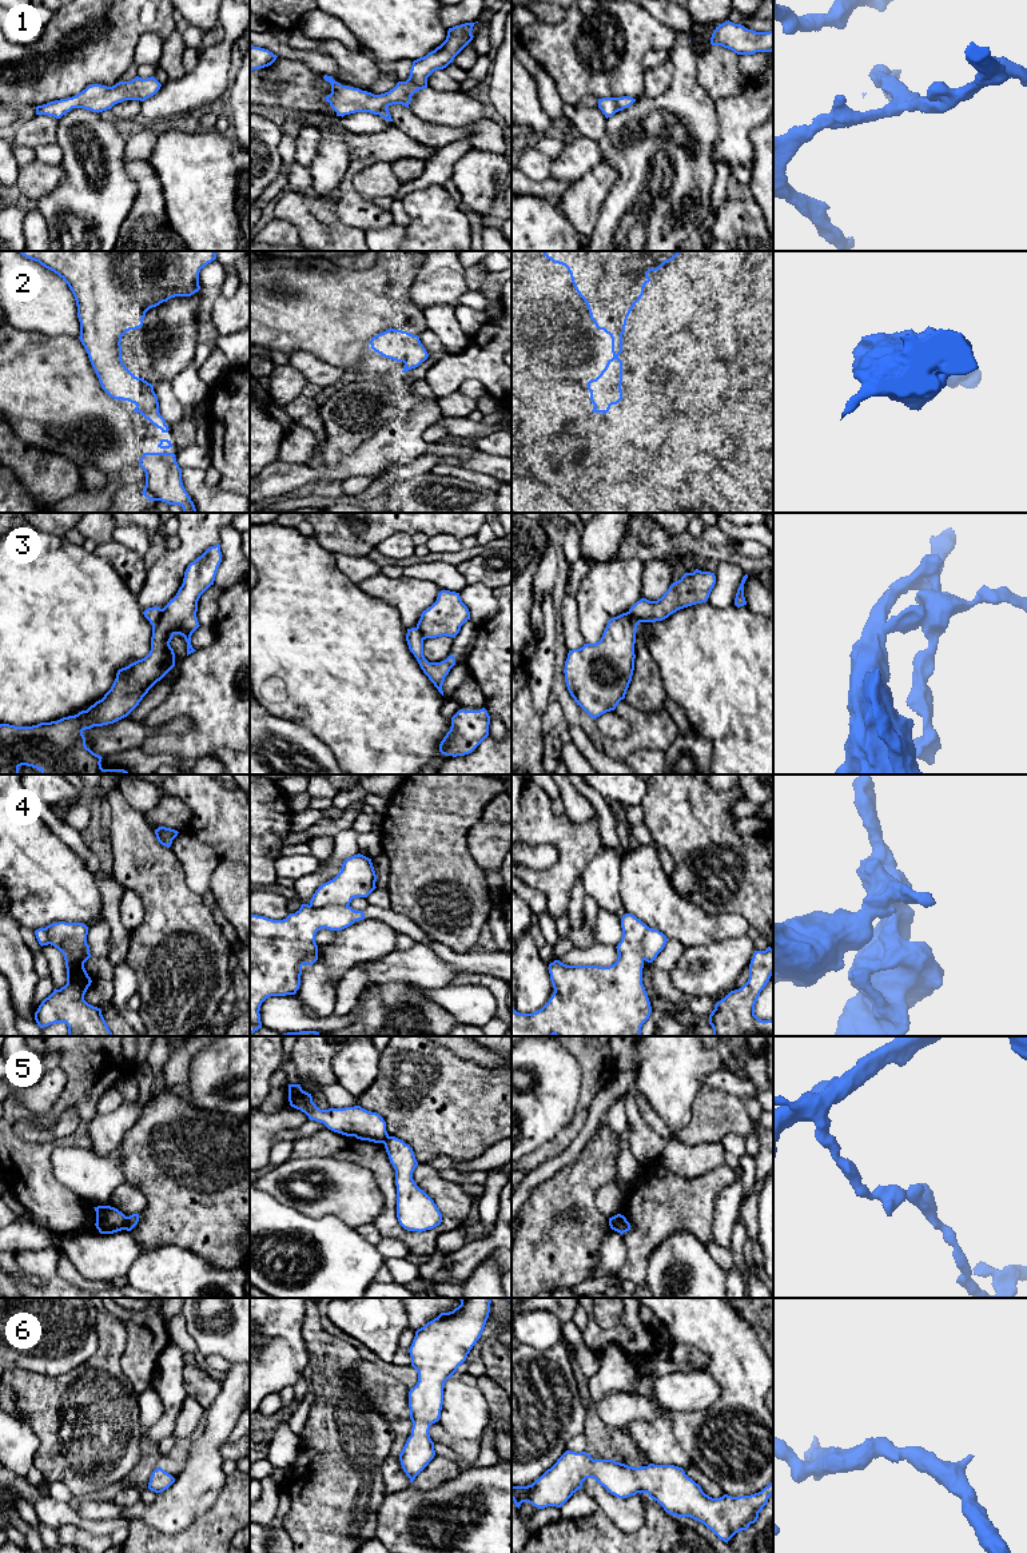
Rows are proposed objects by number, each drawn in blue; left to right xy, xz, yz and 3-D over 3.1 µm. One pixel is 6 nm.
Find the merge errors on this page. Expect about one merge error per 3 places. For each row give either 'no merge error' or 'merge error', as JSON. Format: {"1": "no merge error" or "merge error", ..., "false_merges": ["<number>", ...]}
{"1": "no merge error", "2": "no merge error", "3": "merge error", "4": "merge error", "5": "merge error", "6": "no merge error", "false_merges": ["3", "4", "5"]}

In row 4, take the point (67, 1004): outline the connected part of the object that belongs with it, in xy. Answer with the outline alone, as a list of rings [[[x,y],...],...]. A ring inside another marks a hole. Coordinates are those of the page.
[[[52,923],[45,927],[49,935],[49,944],[57,948],[65,960],[67,984],[45,997],[35,1012],[35,1020],[40,1028],[55,1023],[65,1023],[68,1036],[114,1036],[110,1031],[101,1010],[88,1004],[84,995],[92,980],[88,976],[84,963],[91,953],[73,960],[64,952],[64,943],[71,939],[81,949],[87,945],[88,927],[83,923]]]

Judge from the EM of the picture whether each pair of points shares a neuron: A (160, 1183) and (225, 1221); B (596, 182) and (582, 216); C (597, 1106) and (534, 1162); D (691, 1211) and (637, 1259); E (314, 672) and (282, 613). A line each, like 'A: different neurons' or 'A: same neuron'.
A: same neuron
B: same neuron
C: different neurons
D: same neuron
E: same neuron

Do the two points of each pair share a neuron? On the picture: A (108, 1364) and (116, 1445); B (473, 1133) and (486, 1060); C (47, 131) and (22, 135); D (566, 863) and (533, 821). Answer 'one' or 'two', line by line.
A: one
B: two
C: one
D: one

